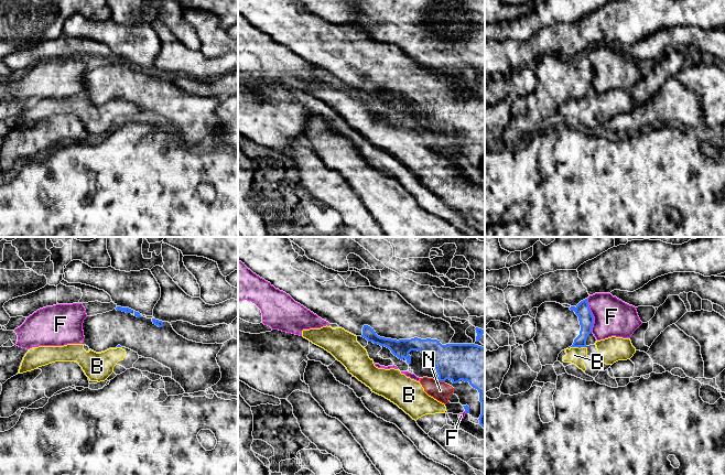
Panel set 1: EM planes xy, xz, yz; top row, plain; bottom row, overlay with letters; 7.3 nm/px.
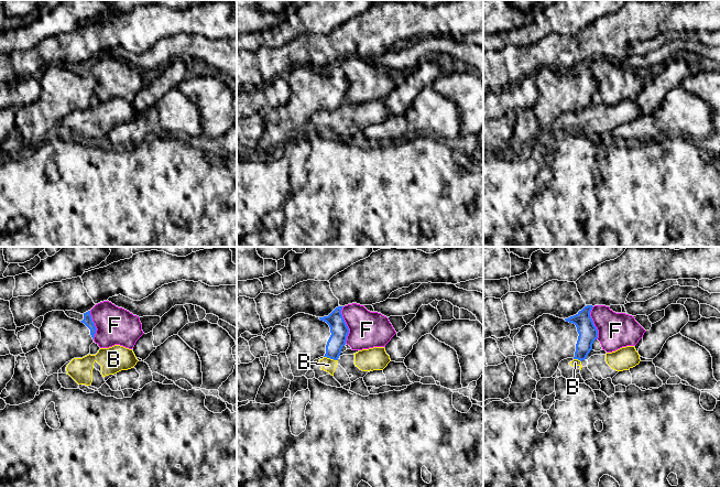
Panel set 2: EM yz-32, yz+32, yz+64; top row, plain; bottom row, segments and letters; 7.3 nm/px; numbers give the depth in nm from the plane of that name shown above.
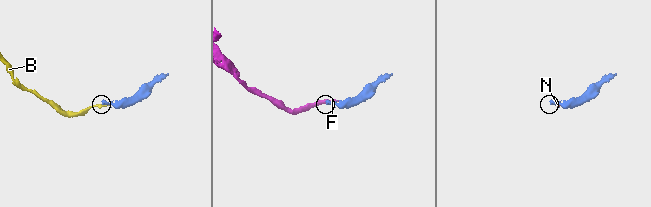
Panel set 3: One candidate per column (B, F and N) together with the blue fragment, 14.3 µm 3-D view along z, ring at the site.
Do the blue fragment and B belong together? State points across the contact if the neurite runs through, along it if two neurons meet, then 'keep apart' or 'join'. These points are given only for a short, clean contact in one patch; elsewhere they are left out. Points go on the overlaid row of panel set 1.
along yz (571, 346), (585, 347) | keep apart

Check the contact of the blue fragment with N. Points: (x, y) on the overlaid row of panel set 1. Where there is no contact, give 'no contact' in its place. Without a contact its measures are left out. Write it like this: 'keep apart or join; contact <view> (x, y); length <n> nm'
keep apart; contact xz (441, 380); length 60 nm

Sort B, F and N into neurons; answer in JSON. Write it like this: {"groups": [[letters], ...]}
{"groups": [["B", "N"], ["F"]]}

